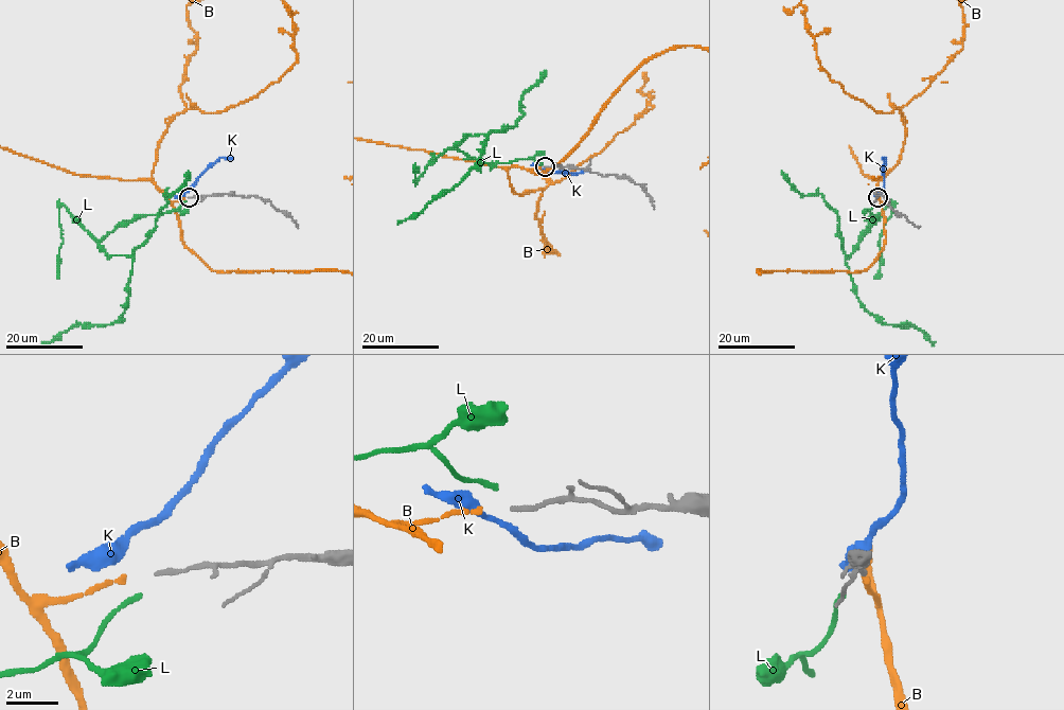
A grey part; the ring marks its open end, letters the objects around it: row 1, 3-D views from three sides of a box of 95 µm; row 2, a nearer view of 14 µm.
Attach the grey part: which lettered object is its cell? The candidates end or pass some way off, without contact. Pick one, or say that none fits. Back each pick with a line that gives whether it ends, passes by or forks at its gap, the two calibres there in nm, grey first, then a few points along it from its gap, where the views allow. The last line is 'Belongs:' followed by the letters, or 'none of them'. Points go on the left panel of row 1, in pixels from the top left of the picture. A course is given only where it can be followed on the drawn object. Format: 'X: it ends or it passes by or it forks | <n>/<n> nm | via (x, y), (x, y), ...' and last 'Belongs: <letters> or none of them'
B: it ends | 200/190 nm
Belongs: B

